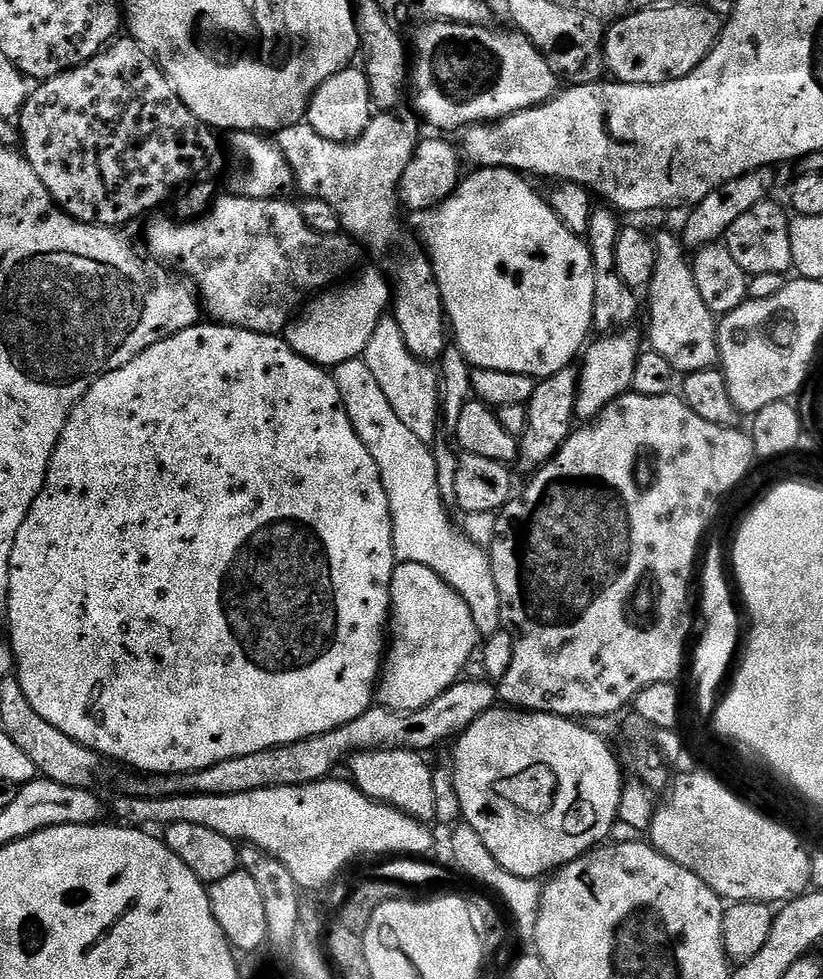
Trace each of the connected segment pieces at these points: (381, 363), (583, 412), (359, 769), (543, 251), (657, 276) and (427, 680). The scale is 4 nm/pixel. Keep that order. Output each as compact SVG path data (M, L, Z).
M388 318L381 323L380 329L370 338L362 359L374 373L374 379L382 394L394 406L394 414L402 418L407 426L422 443L432 446L437 437L436 427L442 424L442 405L440 402L440 381L437 373L432 372L427 363L410 354L410 346L406 346L406 338L402 338L402 329L395 318Z
M625 330L601 335L600 340L593 339L583 353L584 365L579 365L580 385L576 388L576 415L584 422L591 422L605 408L616 403L618 397L631 389L634 378L634 366L642 351L642 336L636 330Z
M380 748L377 752L361 752L351 757L351 783L359 788L362 794L380 804L389 804L407 816L425 822L435 821L433 769L423 755L408 752L404 748Z
M481 168L473 171L473 176L465 175L458 184L456 190L444 203L425 211L419 218L420 236L424 239L426 255L432 262L432 273L436 275L436 281L442 294L444 310L450 325L451 335L454 337L455 347L462 350L473 369L485 368L486 370L510 371L514 374L528 375L533 378L543 378L550 374L558 374L558 370L569 367L572 359L581 355L588 332L593 331L592 315L594 314L594 278L596 271L592 265L592 255L587 243L581 237L566 230L564 223L554 214L551 203L544 200L527 184L519 172L513 172L511 168Z
M668 232L655 233L654 239L656 241L656 269L654 270L654 278L651 284L646 289L646 316L648 312L648 336L646 332L646 340L650 343L651 351L662 354L662 358L666 358L666 362L670 362L670 366L674 366L677 374L687 374L690 372L697 372L698 370L706 370L707 368L717 367L720 359L720 338L718 335L718 320L713 316L712 311L706 306L706 302L702 302L702 294L698 294L698 285L694 283L694 274L692 273L692 266L690 263L689 253L686 251L681 237L679 235L671 236Z
M397 563L392 574L392 607L390 609L390 639L386 644L386 659L378 681L378 700L395 712L413 712L430 706L451 684L465 675L464 667L472 655L477 655L482 637L474 626L470 606L442 577L426 566Z

